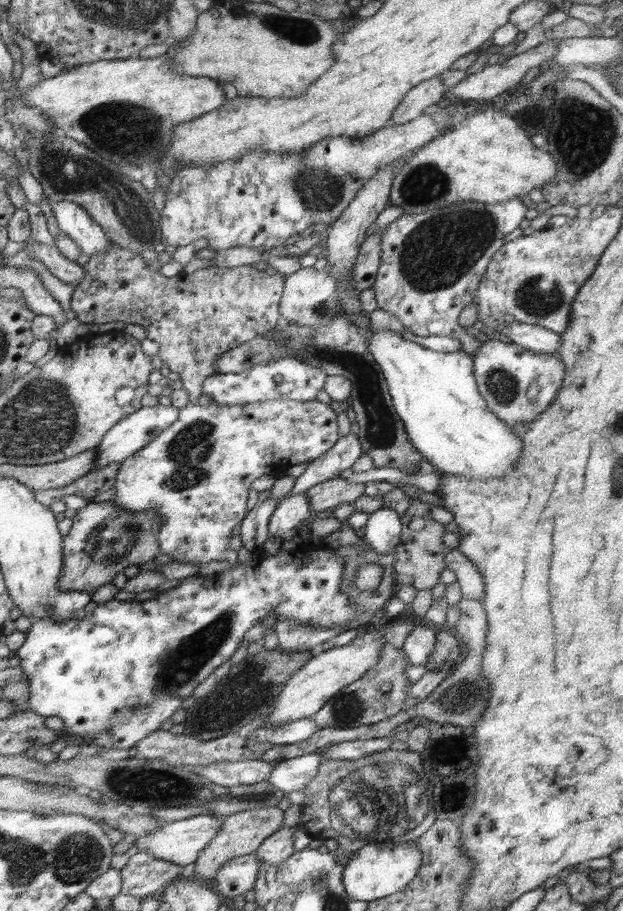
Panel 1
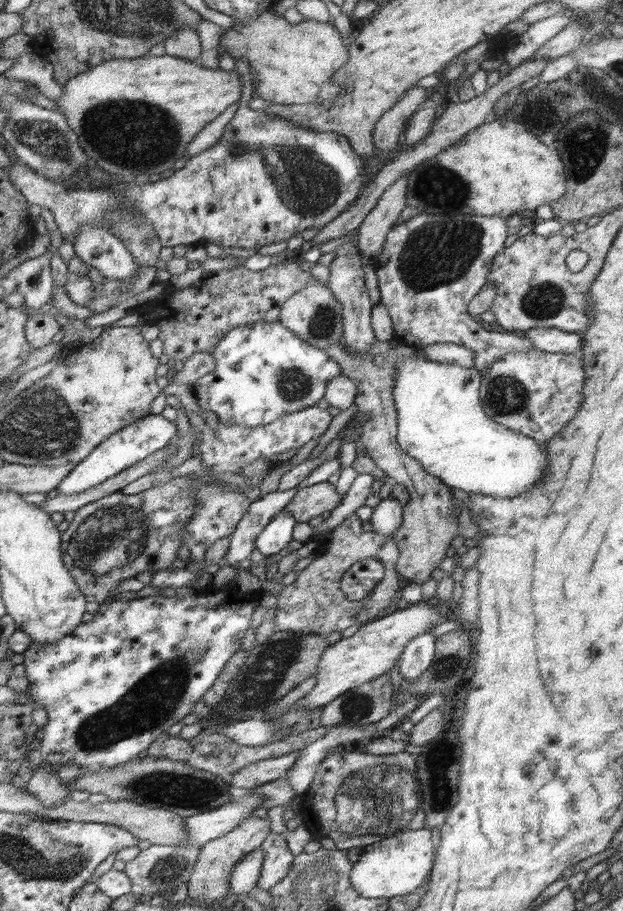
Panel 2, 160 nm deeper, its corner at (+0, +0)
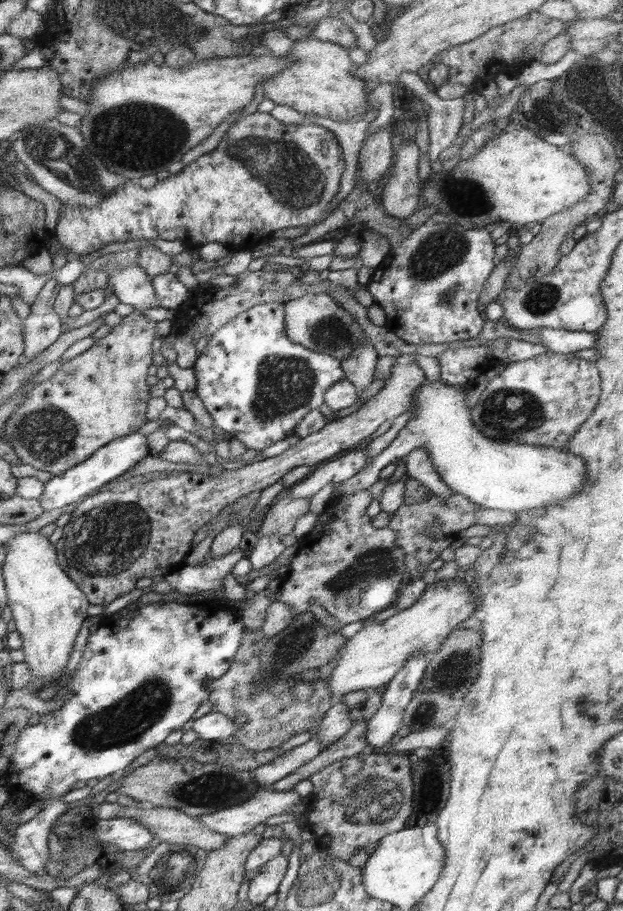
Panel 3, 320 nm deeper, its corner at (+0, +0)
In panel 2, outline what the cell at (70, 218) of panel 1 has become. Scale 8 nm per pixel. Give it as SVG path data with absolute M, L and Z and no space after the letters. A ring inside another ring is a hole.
M83 226L73 240L73 249L84 264L100 270L104 278L127 280L139 269L134 255L109 228Z

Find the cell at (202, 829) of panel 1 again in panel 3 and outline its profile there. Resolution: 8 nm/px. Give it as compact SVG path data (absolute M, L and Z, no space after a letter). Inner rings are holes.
M260 788L256 794L230 808L217 810L212 814L200 815L200 819L210 830L222 836L234 837L250 833L255 826L264 823L276 814L290 813L295 804L301 802L301 796L292 791L272 791Z

